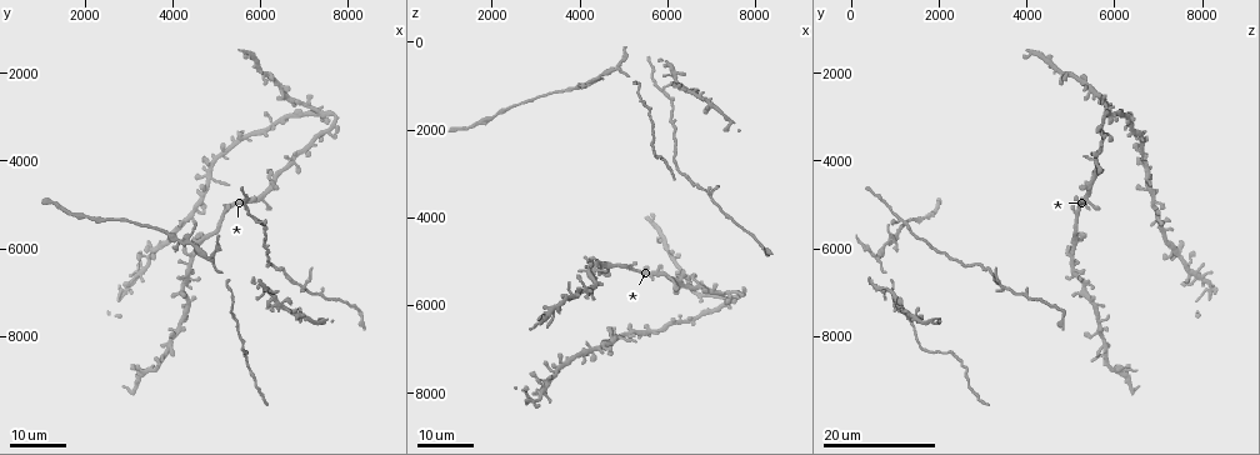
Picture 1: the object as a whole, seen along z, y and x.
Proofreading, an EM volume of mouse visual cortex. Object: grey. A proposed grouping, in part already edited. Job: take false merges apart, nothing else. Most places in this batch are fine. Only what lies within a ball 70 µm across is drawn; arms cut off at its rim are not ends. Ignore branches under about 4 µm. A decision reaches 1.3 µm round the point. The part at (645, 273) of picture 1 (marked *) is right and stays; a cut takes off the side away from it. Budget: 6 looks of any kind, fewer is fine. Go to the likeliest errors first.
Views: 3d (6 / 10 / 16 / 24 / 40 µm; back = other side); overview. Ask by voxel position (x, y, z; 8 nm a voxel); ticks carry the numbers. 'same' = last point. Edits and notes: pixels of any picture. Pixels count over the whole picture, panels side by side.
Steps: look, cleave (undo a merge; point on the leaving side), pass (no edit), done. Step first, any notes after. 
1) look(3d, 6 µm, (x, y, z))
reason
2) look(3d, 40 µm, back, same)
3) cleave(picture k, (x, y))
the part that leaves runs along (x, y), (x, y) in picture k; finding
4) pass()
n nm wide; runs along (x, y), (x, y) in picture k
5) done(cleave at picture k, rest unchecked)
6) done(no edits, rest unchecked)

look(3d, 24 µm, (5850, 5350, 1100))

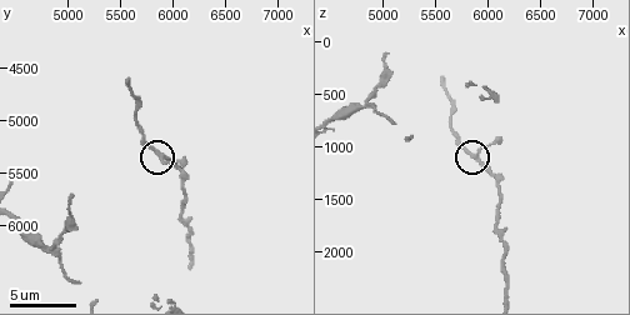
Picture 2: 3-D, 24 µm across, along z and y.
look(3d, 10 µm, (5840, 5300, 1100))

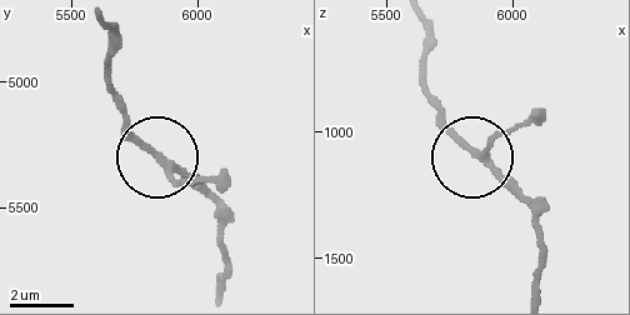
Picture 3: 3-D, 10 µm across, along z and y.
pass()
runs along (536, 293), (536, 216), (436, 101) in picture 3; one neuron here

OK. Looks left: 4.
look(3d, 10 µm, (4840, 6200, 600))
a fork

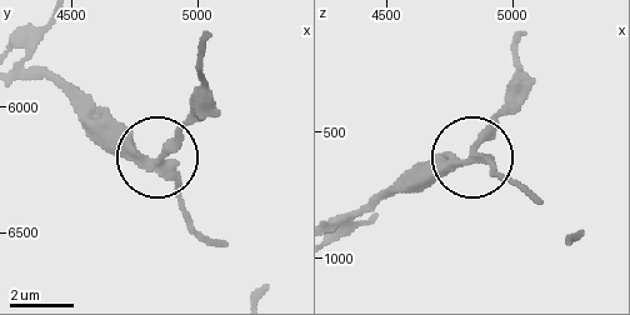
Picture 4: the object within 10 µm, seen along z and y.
cleave(picture 4, (131, 131))
the part that leaves runs along (166, 161), (129, 159), (48, 81), (24, 73) in picture 4; a second neuron is stuck on

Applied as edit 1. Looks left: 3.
look(overview)

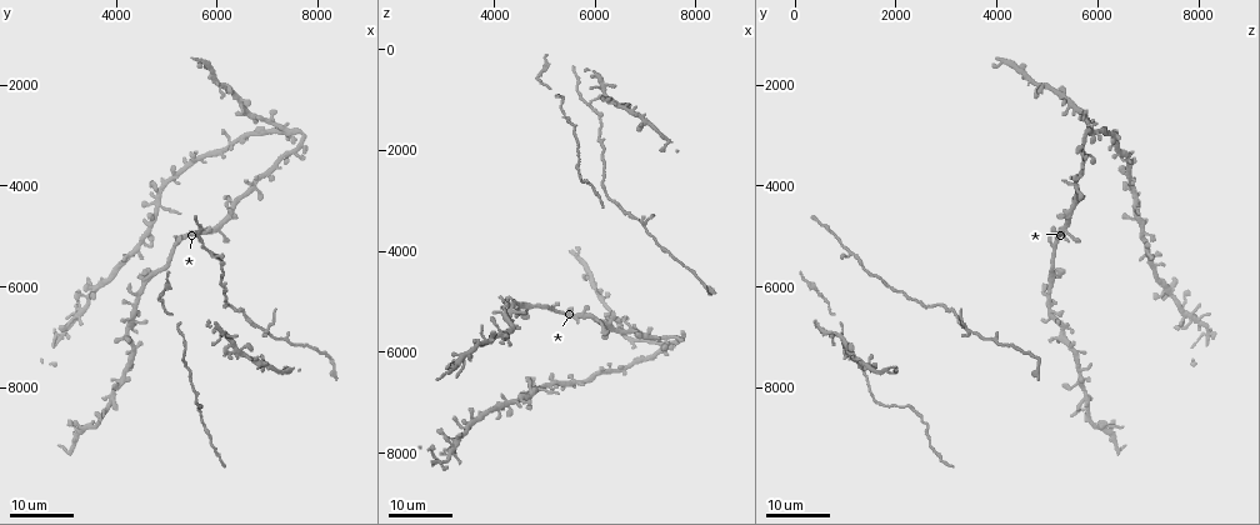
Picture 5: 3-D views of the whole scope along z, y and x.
look(3d, 24 µm, (3900, 8300, 5750))
sudden change in width

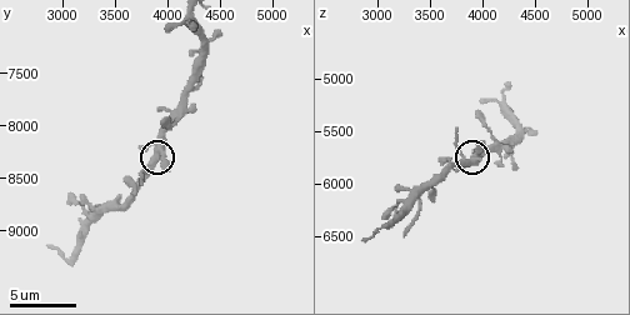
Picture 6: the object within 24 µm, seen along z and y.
look(3d, 10 µm, (3880, 8340, 5780))

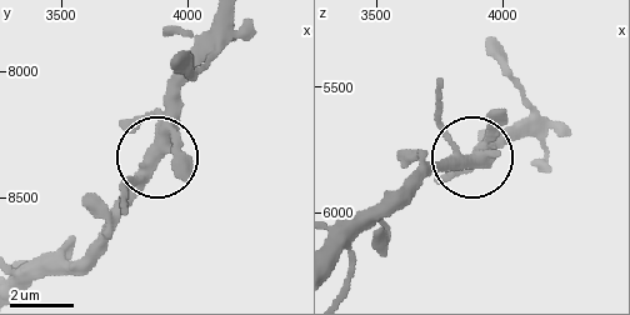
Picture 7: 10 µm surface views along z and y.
pass()
one neuron here

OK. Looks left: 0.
done(cleave at picture 4, rest unchecked)

